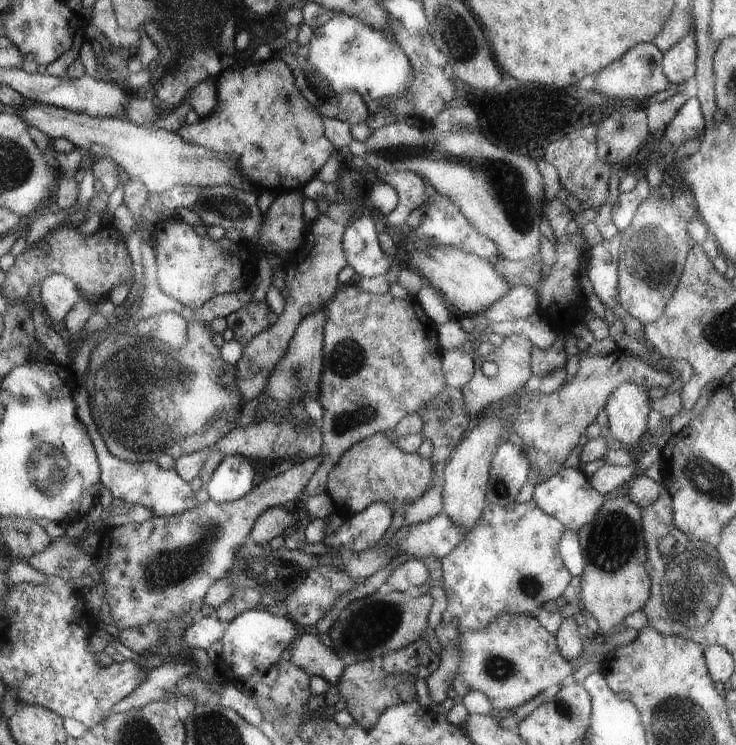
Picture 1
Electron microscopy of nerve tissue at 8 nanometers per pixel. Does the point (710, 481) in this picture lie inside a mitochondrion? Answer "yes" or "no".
yes

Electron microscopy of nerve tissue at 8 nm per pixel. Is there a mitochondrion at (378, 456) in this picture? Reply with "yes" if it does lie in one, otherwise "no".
no

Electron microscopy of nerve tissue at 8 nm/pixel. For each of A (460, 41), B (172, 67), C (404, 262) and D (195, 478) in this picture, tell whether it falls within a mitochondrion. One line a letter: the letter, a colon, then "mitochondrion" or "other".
A: mitochondrion
B: other
C: other
D: other

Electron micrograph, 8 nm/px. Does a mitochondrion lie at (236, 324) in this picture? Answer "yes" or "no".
no

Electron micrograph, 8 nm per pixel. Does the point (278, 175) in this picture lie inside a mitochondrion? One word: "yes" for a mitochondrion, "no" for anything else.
no

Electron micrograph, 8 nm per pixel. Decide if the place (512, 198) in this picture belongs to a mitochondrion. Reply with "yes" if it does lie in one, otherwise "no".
yes

